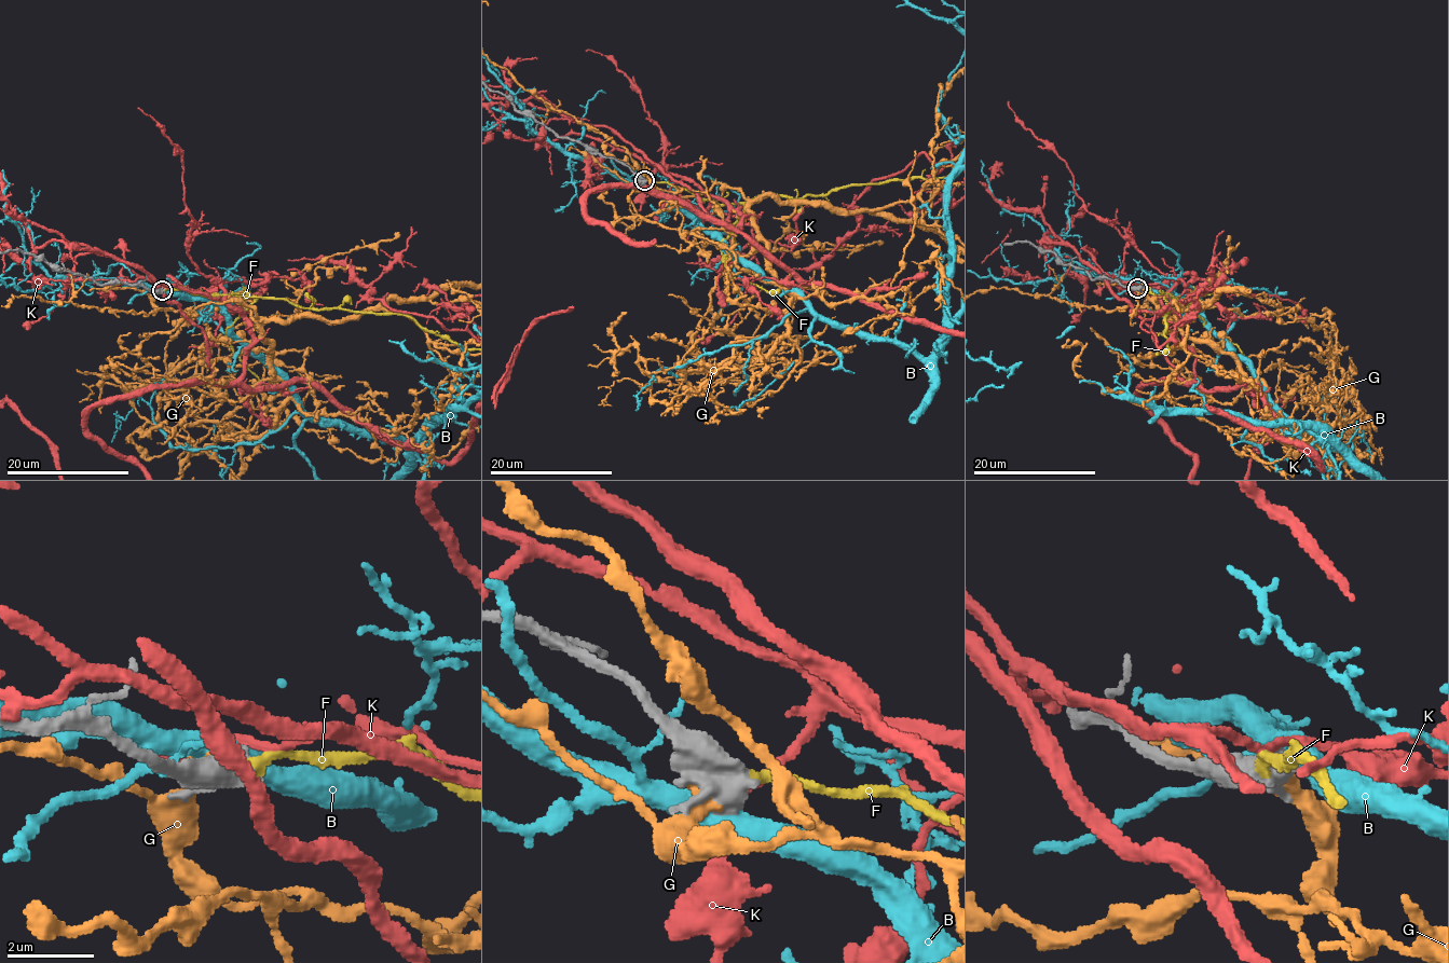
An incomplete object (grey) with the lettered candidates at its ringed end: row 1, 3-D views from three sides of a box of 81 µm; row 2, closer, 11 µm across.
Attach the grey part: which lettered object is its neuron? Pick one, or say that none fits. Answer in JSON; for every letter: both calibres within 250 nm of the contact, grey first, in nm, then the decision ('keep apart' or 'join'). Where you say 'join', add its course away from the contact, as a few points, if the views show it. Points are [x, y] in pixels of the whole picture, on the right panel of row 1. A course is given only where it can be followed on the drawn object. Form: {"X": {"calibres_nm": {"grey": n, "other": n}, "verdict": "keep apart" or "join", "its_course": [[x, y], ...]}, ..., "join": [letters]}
{"B": {"calibres_nm": {"grey": 500, "other": 550}, "verdict": "keep apart"}, "F": {"calibres_nm": {"grey": 550, "other": 240}, "verdict": "join"}, "G": {"calibres_nm": {"grey": 600, "other": 380}, "verdict": "keep apart"}, "K": {"calibres_nm": {"grey": 480, "other": 170}, "verdict": "keep apart"}, "join": ["F"]}

